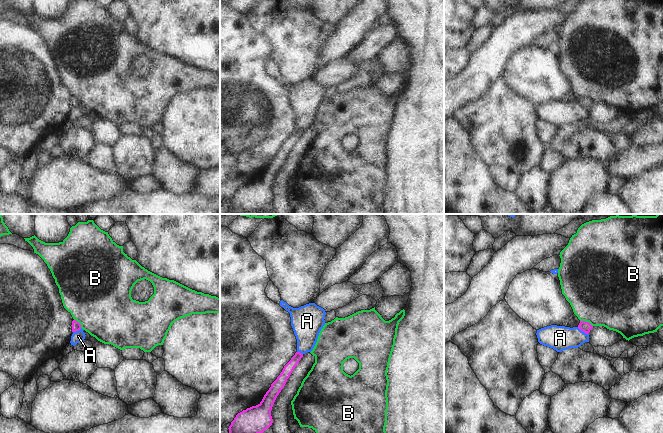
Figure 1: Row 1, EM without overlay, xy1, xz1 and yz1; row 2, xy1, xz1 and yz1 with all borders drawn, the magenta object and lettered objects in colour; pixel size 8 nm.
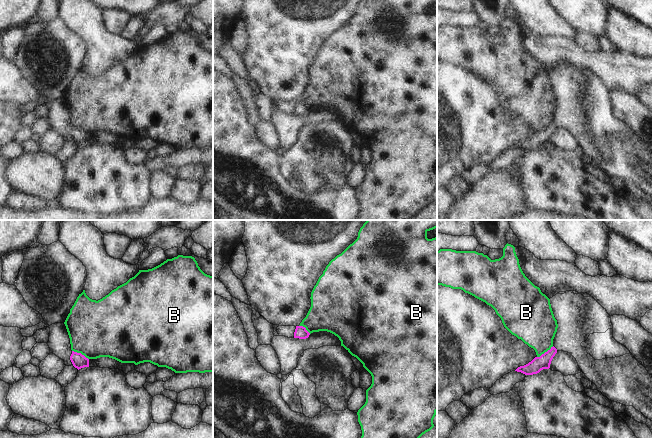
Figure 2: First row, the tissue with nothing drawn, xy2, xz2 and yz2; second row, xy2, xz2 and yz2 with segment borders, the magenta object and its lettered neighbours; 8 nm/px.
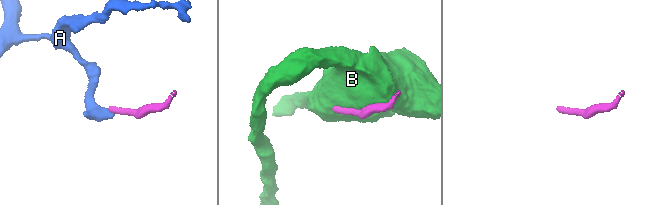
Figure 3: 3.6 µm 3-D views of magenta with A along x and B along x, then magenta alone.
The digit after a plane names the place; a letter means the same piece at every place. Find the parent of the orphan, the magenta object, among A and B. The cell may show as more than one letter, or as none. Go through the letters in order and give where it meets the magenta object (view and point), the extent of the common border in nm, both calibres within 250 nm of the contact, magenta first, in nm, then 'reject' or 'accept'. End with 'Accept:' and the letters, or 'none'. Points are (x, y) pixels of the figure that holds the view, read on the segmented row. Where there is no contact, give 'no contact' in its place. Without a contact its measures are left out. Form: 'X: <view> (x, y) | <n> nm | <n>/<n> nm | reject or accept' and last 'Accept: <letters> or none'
A: yz1 (583, 331) | 110 nm | 80/200 nm | reject
B: yz2 (545, 352) | 160 nm | 110/340 nm | reject
Accept: none

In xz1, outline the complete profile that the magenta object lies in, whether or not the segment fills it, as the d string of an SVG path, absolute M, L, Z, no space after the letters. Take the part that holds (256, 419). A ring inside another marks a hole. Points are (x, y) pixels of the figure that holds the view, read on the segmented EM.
M295 353L277 379L271 384L262 401L236 415L228 428L229 433L263 433L272 425L271 410L273 404L302 357L302 353Z

